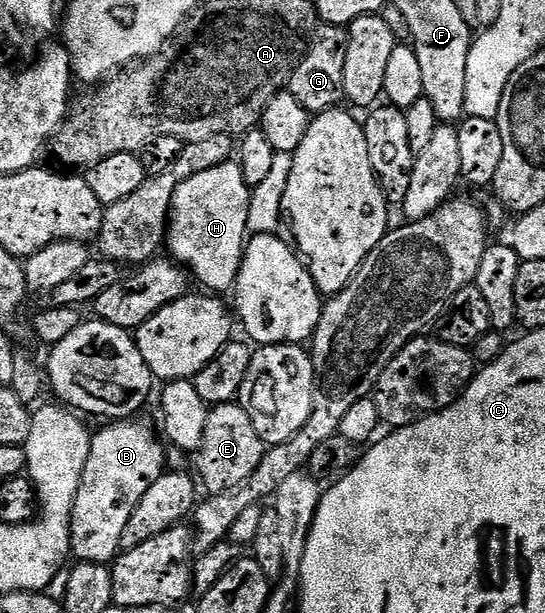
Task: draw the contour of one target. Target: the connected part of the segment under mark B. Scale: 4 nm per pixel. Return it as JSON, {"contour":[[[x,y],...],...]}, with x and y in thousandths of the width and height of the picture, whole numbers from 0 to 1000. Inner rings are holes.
{"contour":[[[206,685],[169,708],[165,744],[132,830],[128,887],[139,917],[204,918],[222,902],[224,866],[253,829],[253,816],[268,809],[290,777],[305,772],[303,723],[290,708],[286,716],[268,690],[250,687],[257,685]]]}

